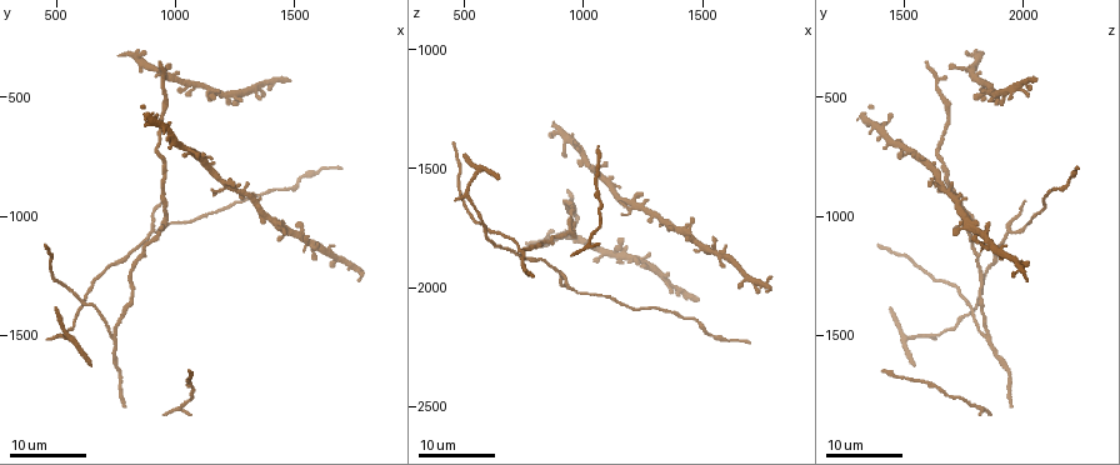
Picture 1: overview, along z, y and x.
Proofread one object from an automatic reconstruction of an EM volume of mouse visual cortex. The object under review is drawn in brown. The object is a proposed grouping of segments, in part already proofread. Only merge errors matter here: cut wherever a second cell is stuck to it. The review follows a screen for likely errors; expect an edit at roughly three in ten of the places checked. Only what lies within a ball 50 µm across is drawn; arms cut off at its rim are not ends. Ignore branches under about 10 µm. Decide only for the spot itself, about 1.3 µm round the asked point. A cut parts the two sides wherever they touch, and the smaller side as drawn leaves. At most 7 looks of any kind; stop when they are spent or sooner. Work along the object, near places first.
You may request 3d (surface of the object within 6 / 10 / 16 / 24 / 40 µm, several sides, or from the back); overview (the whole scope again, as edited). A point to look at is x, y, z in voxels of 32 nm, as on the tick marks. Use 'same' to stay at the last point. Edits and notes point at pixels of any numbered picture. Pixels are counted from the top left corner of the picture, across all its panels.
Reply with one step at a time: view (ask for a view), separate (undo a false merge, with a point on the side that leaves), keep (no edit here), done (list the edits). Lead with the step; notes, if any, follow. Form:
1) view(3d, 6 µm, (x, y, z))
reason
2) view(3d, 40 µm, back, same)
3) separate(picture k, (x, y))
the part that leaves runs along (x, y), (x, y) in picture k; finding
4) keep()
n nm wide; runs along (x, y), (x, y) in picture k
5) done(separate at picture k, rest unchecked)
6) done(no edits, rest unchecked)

view(3d, 24 µm, (610, 1370, 1800))
branch point

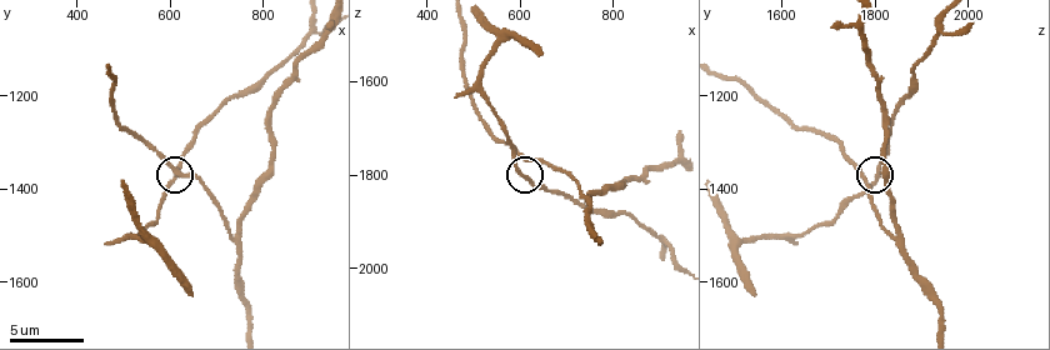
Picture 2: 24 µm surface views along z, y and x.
view(3d, 10 µm, (615, 1365, 1810))

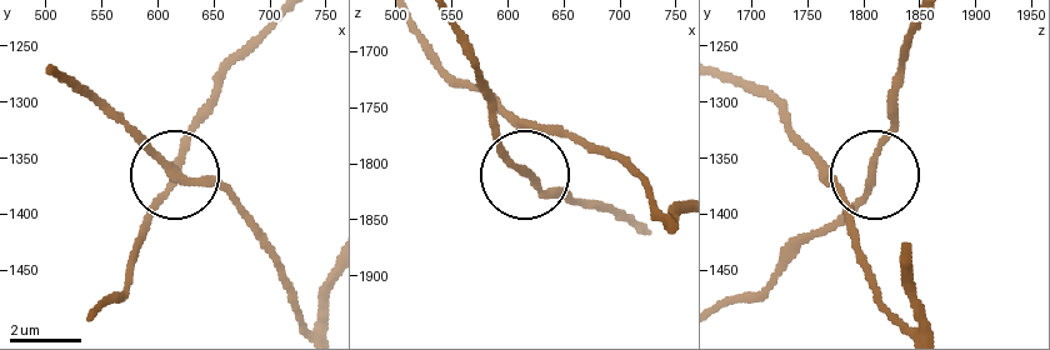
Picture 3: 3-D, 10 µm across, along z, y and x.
keep()
160 nm wide; all the same cell

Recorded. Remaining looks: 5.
view(3d, 24 µm, (960, 1050, 2000))
calibre changes

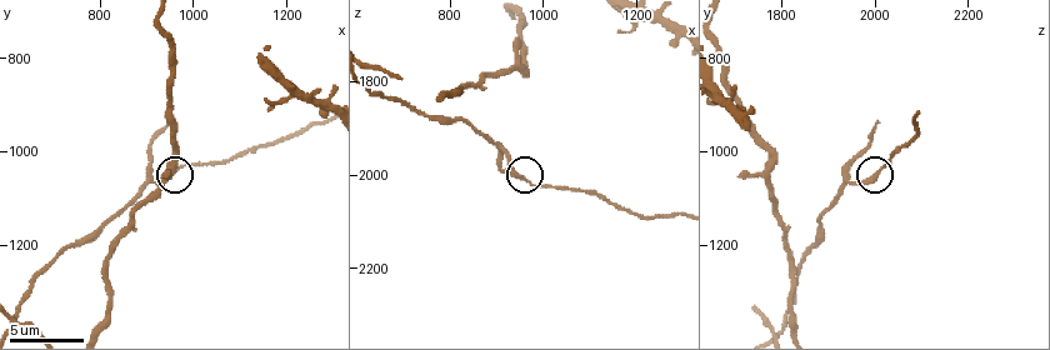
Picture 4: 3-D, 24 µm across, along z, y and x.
view(3d, 6 µm, (955, 1040, 2010))

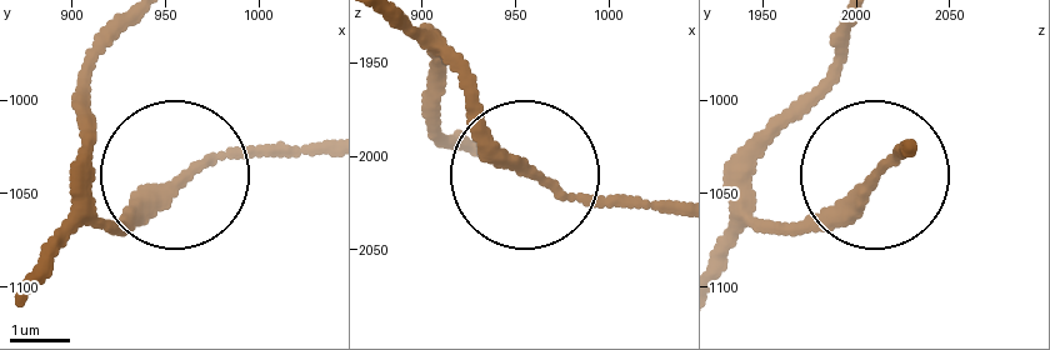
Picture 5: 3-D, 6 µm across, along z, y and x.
keep()
runs along (53, 249), (173, 180), (321, 150) in picture 5; continuous, no second cell

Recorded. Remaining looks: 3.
view(3d, 16 µm, (730, 1505, 1845))
branch point

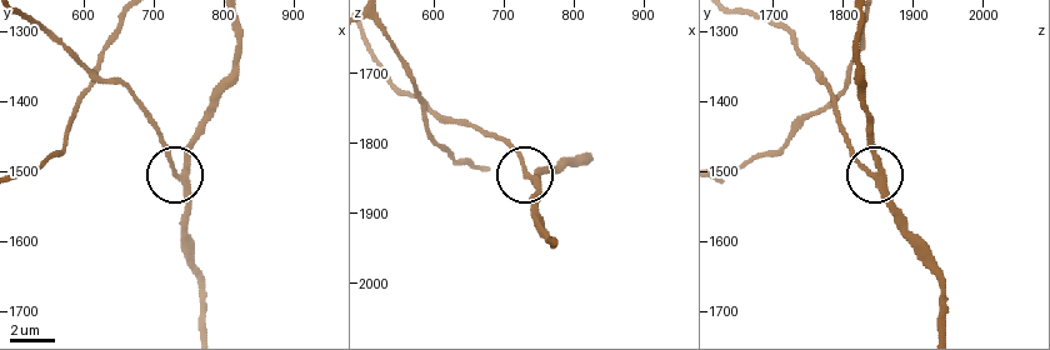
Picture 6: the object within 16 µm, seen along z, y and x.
keep()
runs along (236, 58), (234, 79), (178, 174), (185, 190), (185, 234) in picture 6; one cell here

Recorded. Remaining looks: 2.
done(no edits, rest unchecked)

